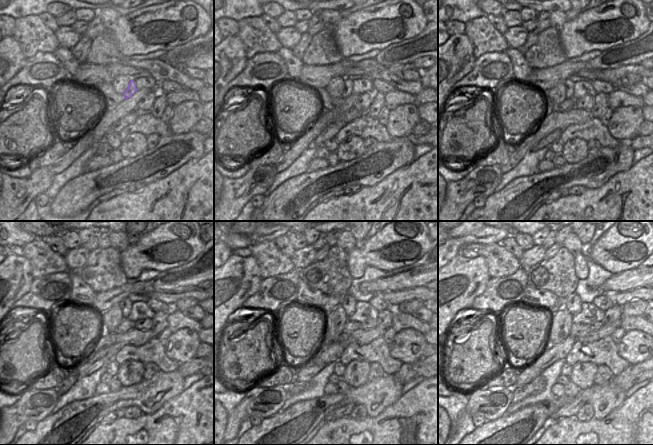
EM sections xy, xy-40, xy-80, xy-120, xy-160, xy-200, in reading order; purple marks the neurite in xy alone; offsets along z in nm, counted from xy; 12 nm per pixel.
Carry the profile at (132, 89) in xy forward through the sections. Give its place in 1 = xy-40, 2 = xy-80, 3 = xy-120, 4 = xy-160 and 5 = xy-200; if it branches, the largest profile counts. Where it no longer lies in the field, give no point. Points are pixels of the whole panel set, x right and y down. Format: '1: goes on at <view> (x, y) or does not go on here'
1: goes on at xy-40 (348, 82)
2: goes on at xy-80 (570, 82)
3: goes on at xy-120 (126, 304)
4: goes on at xy-160 (349, 302)
5: goes on at xy-200 (572, 303)

